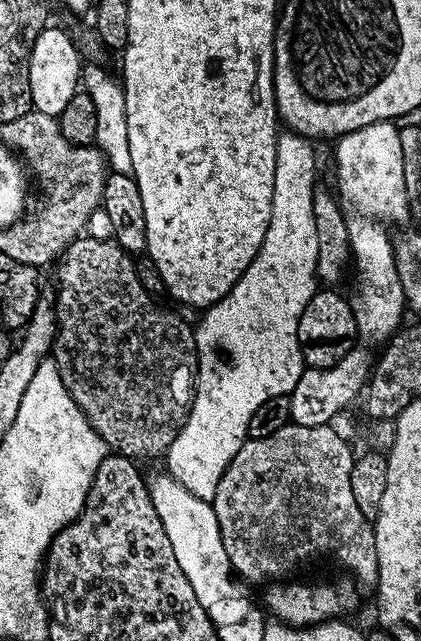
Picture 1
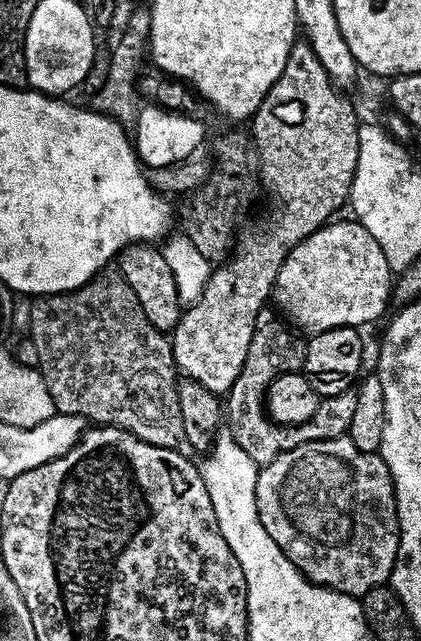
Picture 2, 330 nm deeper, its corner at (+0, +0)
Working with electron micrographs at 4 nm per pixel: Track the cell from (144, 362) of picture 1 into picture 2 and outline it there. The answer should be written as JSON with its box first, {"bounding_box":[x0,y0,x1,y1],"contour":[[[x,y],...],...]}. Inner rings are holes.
{"bounding_box":[28,266,184,449],"contour":[[[109,266],[91,276],[81,288],[75,288],[69,292],[59,292],[53,296],[37,296],[31,301],[32,309],[28,312],[28,332],[30,342],[36,351],[36,364],[39,372],[48,387],[50,398],[57,413],[62,415],[84,416],[88,422],[96,426],[115,426],[124,428],[130,434],[134,434],[142,442],[153,444],[159,448],[179,449],[184,439],[182,430],[182,410],[178,410],[178,369],[176,360],[172,356],[172,342],[165,333],[159,332],[146,318],[142,310],[142,302],[138,302],[138,294],[130,290],[130,282],[120,273],[119,267]]]}

